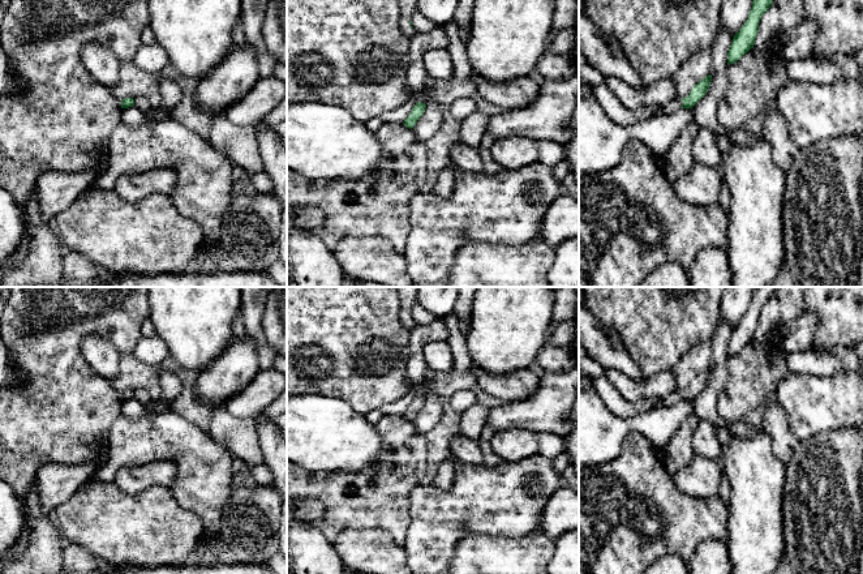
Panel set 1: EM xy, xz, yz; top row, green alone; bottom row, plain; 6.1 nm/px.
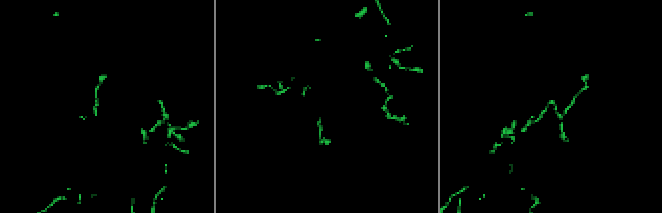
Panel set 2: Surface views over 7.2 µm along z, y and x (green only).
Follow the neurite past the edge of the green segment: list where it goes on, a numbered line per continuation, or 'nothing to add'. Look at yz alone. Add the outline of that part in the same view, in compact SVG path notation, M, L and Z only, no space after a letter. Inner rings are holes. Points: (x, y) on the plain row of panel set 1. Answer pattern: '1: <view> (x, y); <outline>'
1: yz (674, 397); M675 390L675 391L670 393L669 395L666 395L665 398L662 398L660 406L670 407L670 406L678 403L679 400L682 400L682 397L683 397L682 391Z

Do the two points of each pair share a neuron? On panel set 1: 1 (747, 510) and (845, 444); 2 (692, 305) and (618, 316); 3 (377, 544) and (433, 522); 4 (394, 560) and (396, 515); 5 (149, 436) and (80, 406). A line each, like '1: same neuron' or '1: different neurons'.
1: different neurons
2: same neuron
3: different neurons
4: different neurons
5: different neurons

